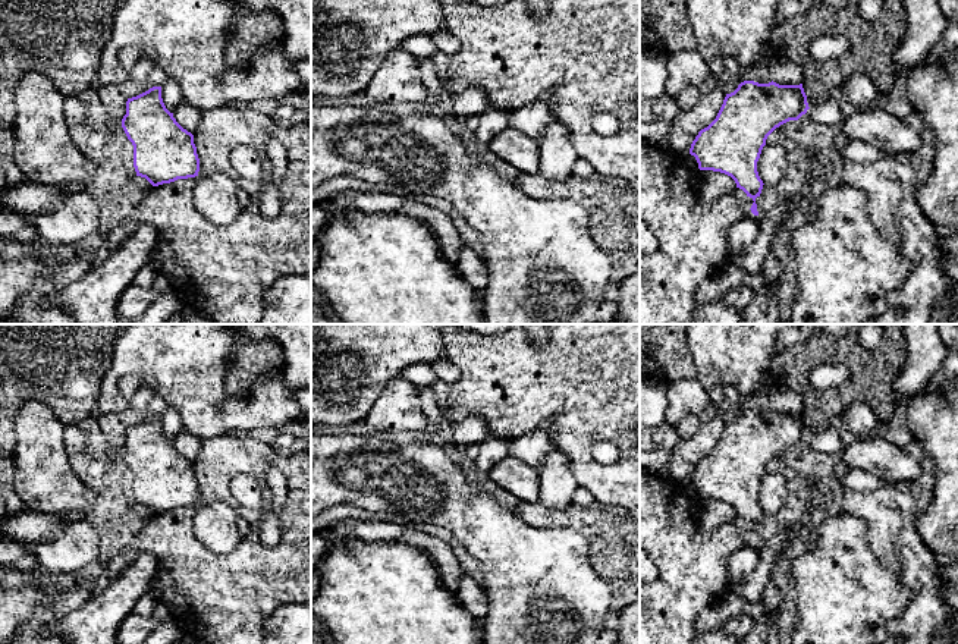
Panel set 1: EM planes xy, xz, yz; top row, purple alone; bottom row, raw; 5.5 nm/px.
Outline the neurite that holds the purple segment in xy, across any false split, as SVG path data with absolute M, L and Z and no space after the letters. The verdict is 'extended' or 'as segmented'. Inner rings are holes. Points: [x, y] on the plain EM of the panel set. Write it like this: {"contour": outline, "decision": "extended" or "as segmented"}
{"contour": "M153 415L136 425L128 427L122 456L134 474L136 505L145 506L153 515L198 505L200 487L194 464L183 458L173 442L166 437L161 415Z", "decision": "as segmented"}

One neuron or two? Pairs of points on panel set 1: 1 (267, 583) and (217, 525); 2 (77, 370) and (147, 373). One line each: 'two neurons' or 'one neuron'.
1: two neurons
2: two neurons

